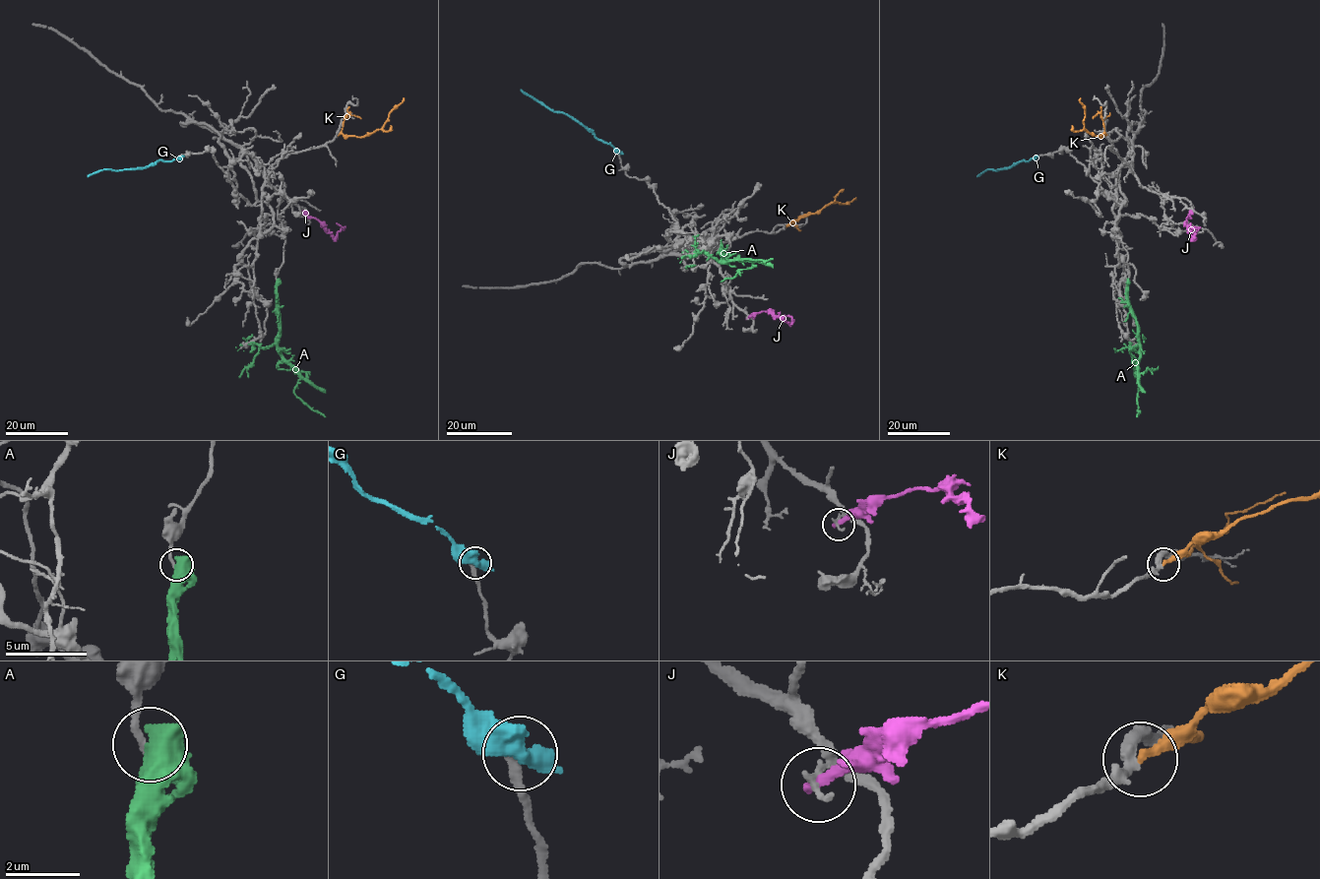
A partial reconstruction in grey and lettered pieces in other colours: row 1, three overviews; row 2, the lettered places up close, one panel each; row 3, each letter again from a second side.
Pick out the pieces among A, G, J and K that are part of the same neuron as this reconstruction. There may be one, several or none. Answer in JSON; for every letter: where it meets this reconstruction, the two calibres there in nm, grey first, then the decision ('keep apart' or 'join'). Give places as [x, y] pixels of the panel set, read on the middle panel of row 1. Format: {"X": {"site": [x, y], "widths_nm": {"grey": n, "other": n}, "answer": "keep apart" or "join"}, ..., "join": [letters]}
{"A": {"site": [722, 250], "widths_nm": {"grey": 190, "other": 750}, "answer": "keep apart"}, "G": {"site": [618, 152], "widths_nm": {"grey": 280, "other": 650}, "answer": "keep apart"}, "J": {"site": [747, 318], "widths_nm": {"grey": 160, "other": 320}, "answer": "keep apart"}, "K": {"site": [785, 226], "widths_nm": {"grey": 320, "other": 240}, "answer": "keep apart"}, "join": []}

